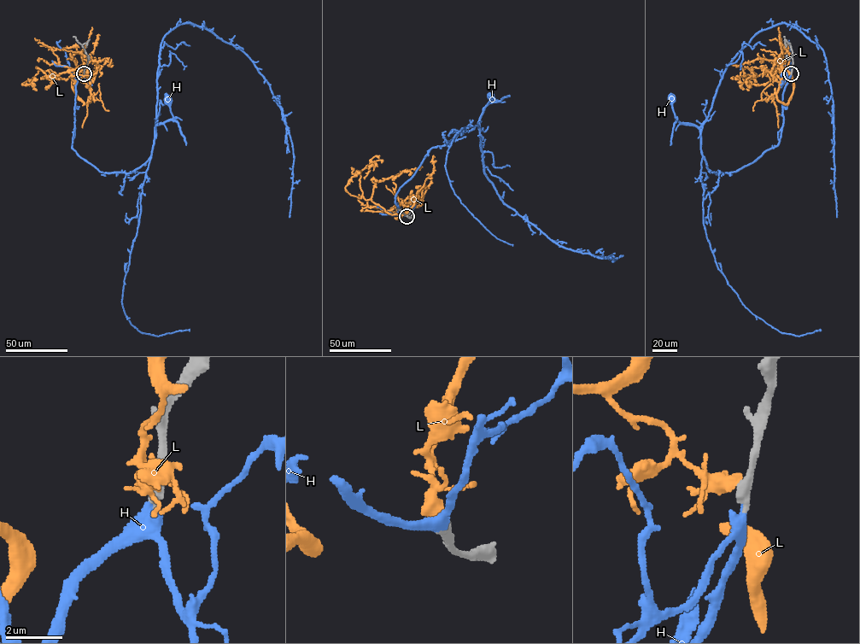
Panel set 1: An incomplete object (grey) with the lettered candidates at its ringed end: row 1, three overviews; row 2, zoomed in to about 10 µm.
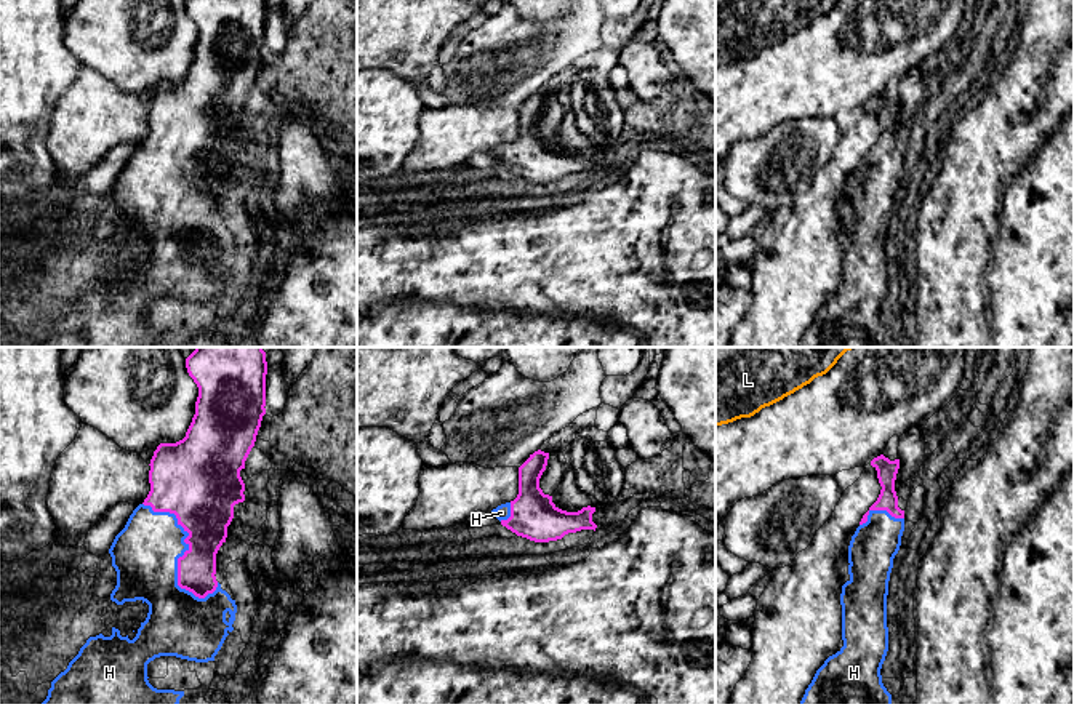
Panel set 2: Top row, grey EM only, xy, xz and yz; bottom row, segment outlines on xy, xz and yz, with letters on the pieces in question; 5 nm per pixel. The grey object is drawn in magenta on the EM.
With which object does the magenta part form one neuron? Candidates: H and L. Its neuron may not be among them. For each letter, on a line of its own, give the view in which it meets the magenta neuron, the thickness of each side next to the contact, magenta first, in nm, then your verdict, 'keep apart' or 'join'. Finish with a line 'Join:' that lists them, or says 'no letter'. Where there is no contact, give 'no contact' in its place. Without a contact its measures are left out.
H: contact in xy; calibres 300 and 340 nm; join
L: no contact; keep apart
Join: H

